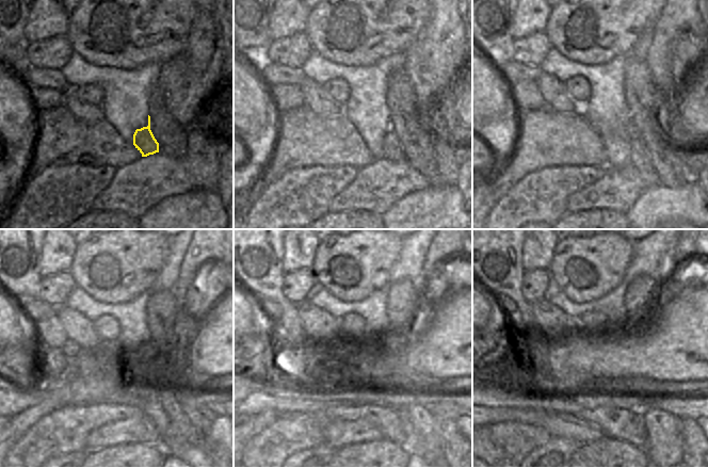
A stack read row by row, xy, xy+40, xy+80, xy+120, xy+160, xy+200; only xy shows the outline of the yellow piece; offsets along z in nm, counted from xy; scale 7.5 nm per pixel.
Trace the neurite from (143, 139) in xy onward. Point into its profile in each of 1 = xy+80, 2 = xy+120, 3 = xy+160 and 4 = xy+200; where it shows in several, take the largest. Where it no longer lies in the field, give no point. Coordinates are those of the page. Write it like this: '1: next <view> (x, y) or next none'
1: next xy+80 (640, 158)
2: next xy+120 (179, 434)
3: next xy+160 (421, 430)
4: next xy+200 (663, 446)

